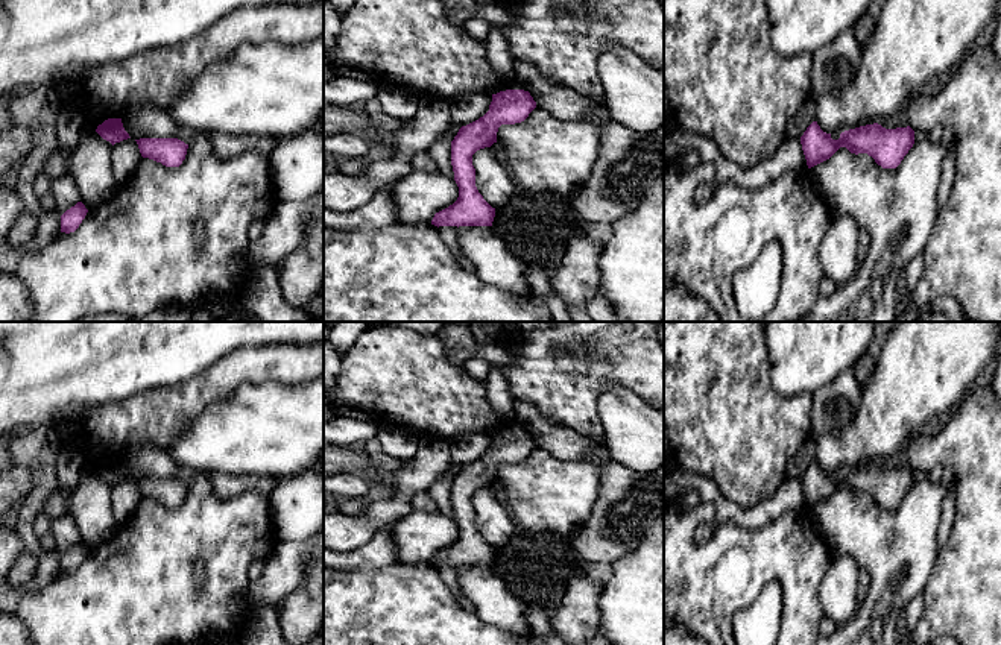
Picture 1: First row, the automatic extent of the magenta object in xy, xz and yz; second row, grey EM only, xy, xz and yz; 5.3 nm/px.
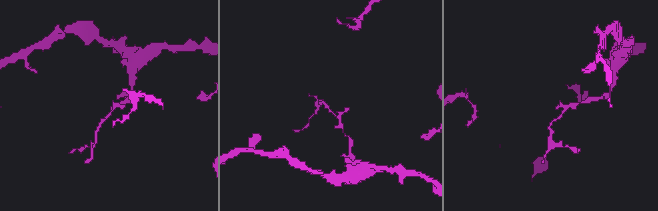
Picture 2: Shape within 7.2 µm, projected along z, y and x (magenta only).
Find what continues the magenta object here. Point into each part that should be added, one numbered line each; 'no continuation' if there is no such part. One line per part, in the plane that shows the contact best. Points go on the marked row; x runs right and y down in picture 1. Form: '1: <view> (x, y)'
no continuation

